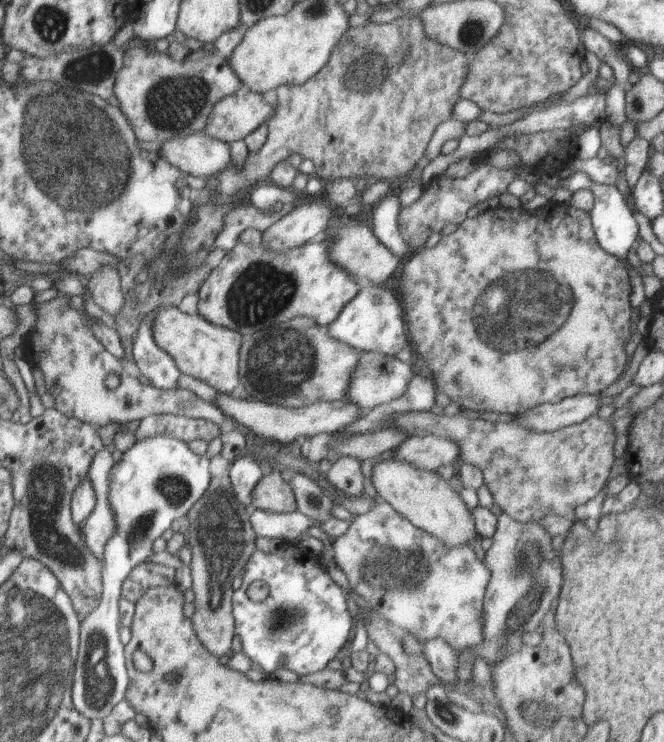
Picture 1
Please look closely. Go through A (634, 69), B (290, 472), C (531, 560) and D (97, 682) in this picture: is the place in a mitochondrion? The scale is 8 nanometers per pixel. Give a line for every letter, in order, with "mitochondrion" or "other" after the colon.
A: other
B: other
C: mitochondrion
D: mitochondrion

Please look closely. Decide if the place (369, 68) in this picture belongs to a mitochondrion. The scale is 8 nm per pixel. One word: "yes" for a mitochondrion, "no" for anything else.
yes

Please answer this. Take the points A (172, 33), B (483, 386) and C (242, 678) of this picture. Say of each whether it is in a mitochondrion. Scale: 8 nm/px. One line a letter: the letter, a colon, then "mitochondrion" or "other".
A: other
B: other
C: other

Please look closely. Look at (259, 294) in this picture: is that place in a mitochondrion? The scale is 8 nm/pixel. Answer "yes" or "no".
yes

